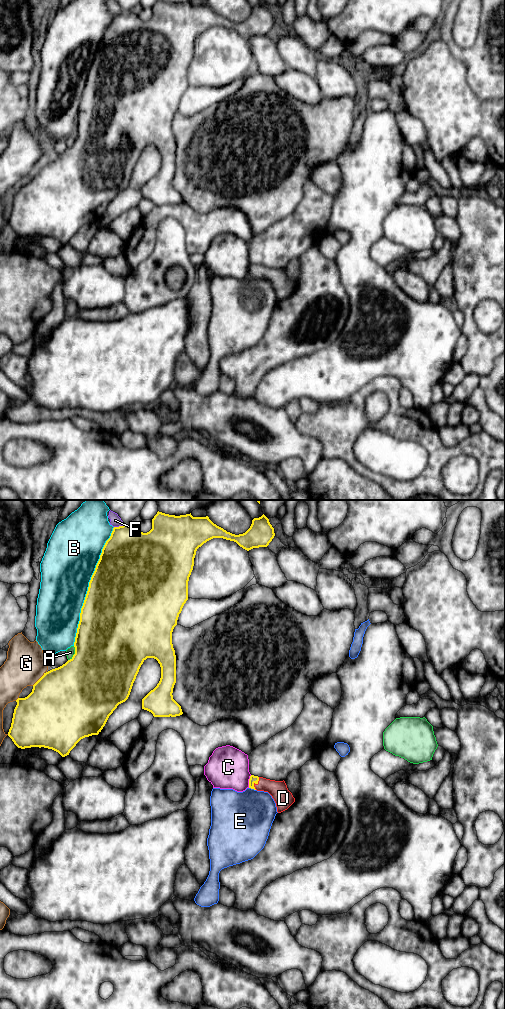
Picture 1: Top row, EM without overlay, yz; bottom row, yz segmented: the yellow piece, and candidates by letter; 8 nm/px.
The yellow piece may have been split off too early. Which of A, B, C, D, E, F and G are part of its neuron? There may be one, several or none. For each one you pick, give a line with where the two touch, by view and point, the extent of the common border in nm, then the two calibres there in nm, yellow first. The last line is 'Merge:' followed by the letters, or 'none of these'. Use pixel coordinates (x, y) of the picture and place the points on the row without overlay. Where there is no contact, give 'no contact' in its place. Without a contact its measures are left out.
Merge: none of these

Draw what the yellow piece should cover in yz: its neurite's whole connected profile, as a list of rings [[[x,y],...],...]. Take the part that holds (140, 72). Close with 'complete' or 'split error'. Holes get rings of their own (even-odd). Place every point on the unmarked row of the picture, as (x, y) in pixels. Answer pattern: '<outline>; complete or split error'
[[[157,0],[152,7],[152,17],[147,21],[132,13],[114,15],[102,37],[81,96],[74,130],[75,142],[62,154],[44,161],[27,185],[16,188],[17,193],[8,220],[14,232],[21,237],[44,235],[58,240],[62,245],[69,243],[81,227],[98,223],[117,194],[128,187],[139,157],[147,146],[158,149],[161,166],[157,174],[142,187],[142,197],[151,200],[154,205],[182,203],[181,194],[172,183],[176,171],[176,143],[172,120],[188,88],[188,69],[197,37],[213,26],[223,26],[234,29],[249,39],[267,35],[274,24],[274,16],[264,2],[254,6],[250,16],[239,23],[217,14],[208,4],[193,5],[191,1],[175,4]]]; complete

